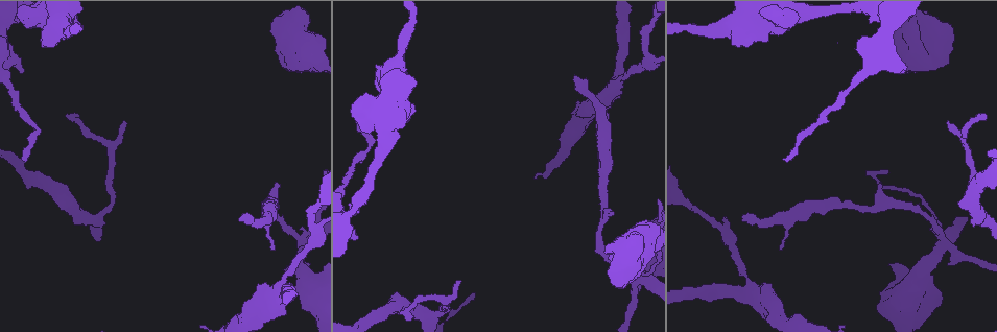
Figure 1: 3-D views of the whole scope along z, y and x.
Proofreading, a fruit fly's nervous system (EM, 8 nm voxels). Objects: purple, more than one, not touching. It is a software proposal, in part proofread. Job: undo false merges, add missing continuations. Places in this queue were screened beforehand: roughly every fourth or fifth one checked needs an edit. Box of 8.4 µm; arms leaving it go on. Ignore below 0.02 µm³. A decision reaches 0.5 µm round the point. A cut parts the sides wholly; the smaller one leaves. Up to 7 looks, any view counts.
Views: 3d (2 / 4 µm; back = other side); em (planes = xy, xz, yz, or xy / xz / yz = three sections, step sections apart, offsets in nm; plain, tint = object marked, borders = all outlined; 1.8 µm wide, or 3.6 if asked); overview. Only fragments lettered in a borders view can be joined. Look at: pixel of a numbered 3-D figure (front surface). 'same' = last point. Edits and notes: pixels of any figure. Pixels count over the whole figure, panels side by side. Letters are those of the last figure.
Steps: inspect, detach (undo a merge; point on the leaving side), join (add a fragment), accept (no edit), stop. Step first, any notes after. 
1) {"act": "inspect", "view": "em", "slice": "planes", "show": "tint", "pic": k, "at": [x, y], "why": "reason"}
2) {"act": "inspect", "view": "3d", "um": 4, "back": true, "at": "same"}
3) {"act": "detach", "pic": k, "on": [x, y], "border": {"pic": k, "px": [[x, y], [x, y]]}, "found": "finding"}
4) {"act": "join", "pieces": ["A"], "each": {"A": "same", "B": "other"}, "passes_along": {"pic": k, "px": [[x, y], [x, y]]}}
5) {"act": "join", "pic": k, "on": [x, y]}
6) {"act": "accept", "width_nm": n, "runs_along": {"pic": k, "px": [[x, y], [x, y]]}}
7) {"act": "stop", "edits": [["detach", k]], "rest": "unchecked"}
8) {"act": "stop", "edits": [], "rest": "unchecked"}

{"act": "inspect", "view": "3d", "um": 4, "pic": 1, "at": [303, 242], "why": "four or more arms meet"}

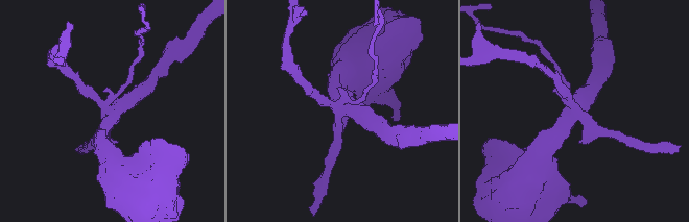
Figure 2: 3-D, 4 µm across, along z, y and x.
{"act": "inspect", "view": "em", "slice": "planes", "show": "tint", "pic": 2, "at": [108, 111]}

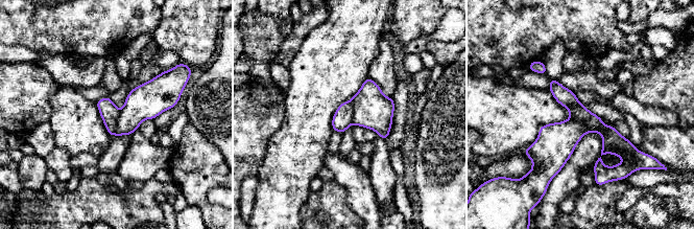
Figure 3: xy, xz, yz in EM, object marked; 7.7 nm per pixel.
{"act": "inspect", "view": "em", "slice": "planes", "show": "borders", "at": "same", "why": "see the neighbours"}

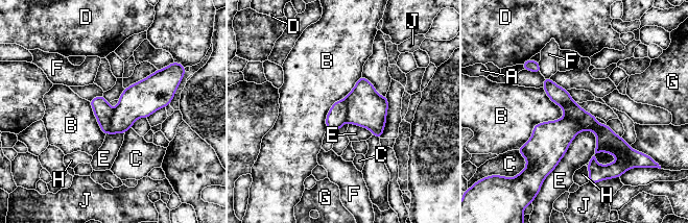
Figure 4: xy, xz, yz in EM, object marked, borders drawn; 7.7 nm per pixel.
{"act": "detach", "pic": 4, "on": [103, 112], "each": {"A": "other", "B": "other", "C": "other", "D": "other", "E": "other", "F": "other", "G": "other", "H": "other", "J": "other"}, "part_leaving": {"pic": 4, "px": [[546, 80], [600, 133], [593, 173]]}, "found": "two neurons meet here"}

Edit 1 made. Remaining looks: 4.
{"act": "inspect", "view": "3d", "um": 4, "pic": 1, "at": [616, 86], "why": "abrupt turn"}

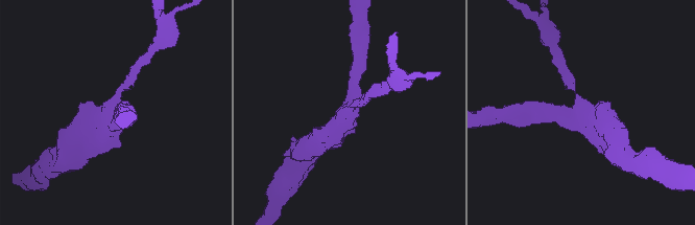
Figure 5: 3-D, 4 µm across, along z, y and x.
{"act": "inspect", "view": "em", "slice": "xz", "step": 8, "show": "tint", "pic": 5, "at": [579, 110], "arms": 4}

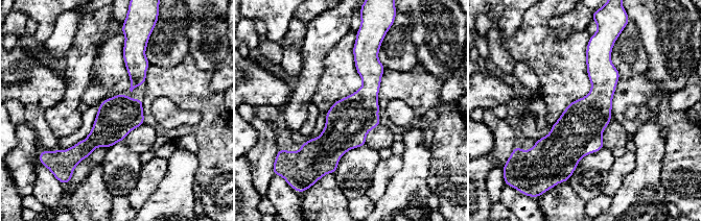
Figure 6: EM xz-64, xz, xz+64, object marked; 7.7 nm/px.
{"act": "inspect", "view": "em", "slice": "xz", "step": 8, "show": "borders", "at": "same"}

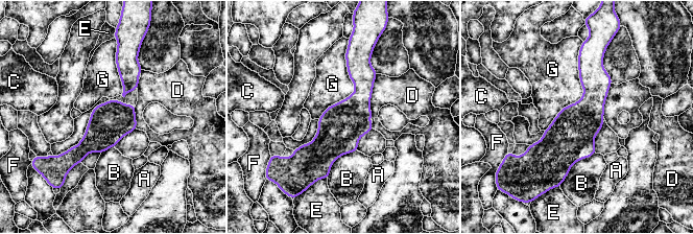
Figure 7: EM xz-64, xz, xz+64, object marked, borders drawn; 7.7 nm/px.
{"act": "accept", "each": {"A": "other", "B": "other", "C": "other", "D": "other", "E": "other", "F": "other", "G": "other"}, "runs_along": {"pic": 7, "px": [[586, 55], [591, 107], [560, 177]]}, "found": "one neuron here"}

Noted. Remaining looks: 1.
{"act": "stop", "edits": [["detach", 4]], "rest": "unchecked"}

